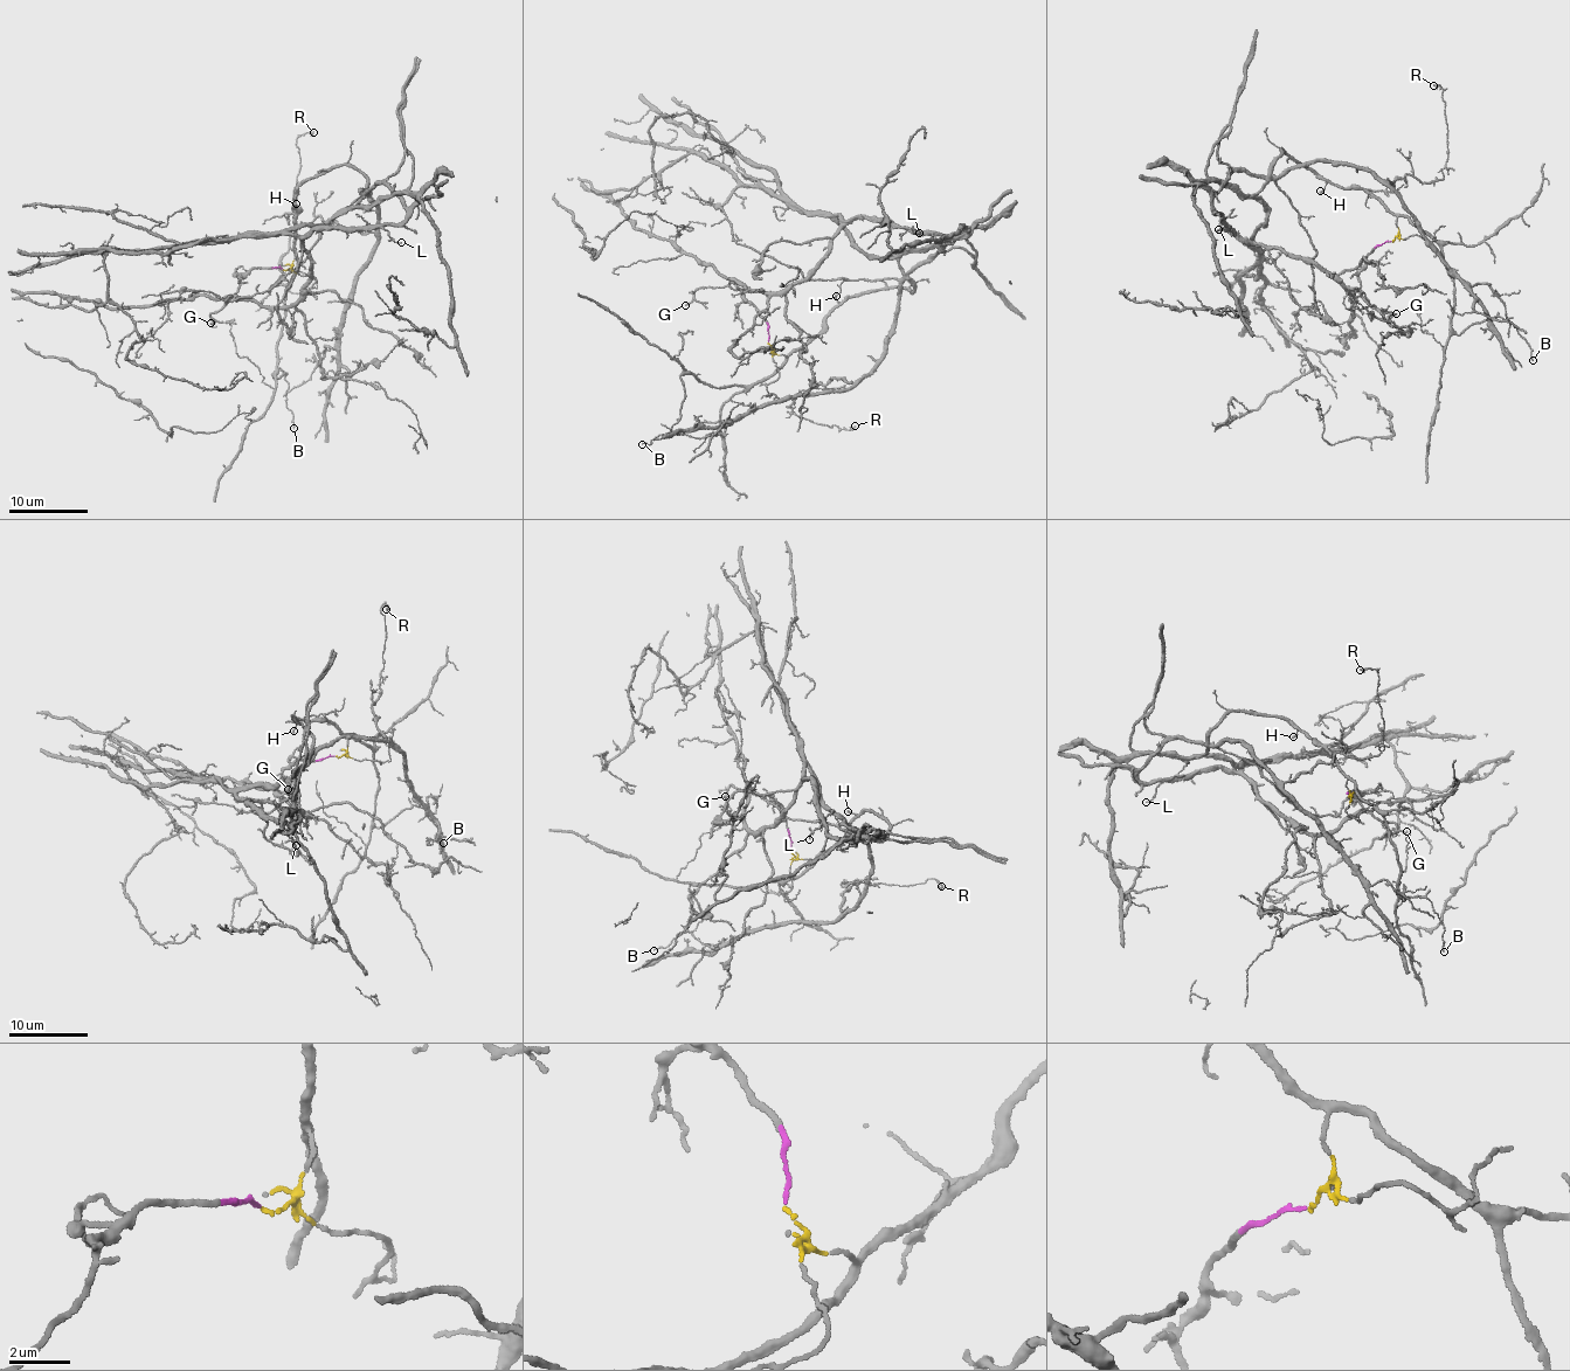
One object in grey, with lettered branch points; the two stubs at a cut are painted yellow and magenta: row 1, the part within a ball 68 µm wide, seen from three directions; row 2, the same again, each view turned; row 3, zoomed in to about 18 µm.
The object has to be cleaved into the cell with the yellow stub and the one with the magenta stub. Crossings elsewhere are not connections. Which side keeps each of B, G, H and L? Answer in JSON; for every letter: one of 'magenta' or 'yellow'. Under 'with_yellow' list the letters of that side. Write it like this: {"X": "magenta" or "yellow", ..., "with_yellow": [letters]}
{"B": "yellow", "G": "magenta", "H": "yellow", "L": "magenta", "with_yellow": ["B", "H"]}

